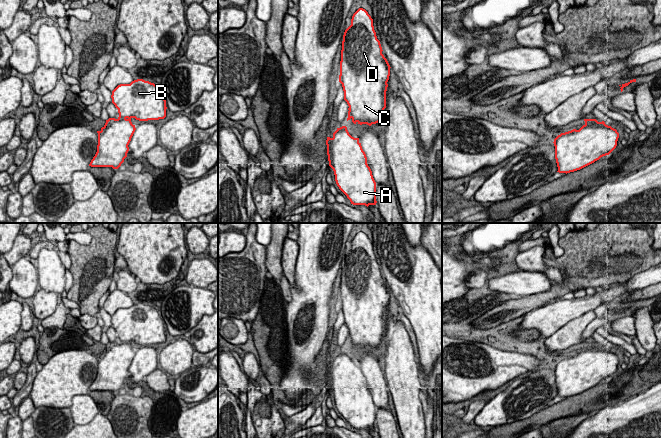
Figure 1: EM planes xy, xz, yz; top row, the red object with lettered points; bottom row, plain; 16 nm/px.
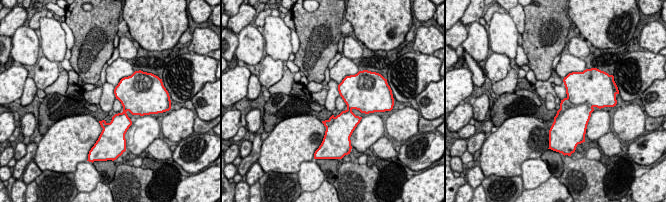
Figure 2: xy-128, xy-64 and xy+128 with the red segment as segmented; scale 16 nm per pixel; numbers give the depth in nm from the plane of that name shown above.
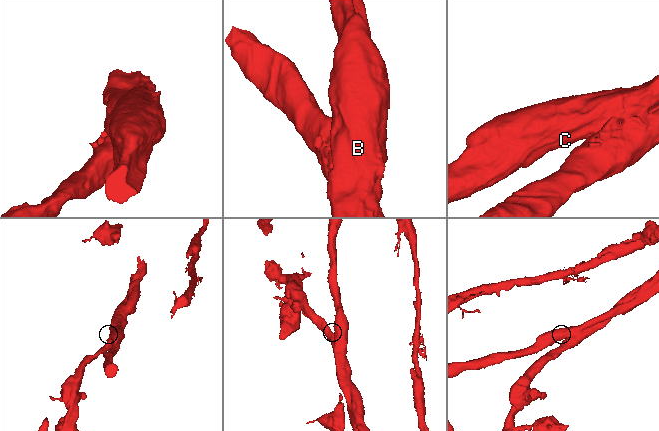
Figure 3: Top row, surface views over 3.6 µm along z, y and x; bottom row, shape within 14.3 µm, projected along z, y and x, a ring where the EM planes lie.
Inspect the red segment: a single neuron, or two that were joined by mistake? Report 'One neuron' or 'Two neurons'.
Two neurons

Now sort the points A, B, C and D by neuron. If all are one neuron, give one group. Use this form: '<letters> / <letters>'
A / B C D

